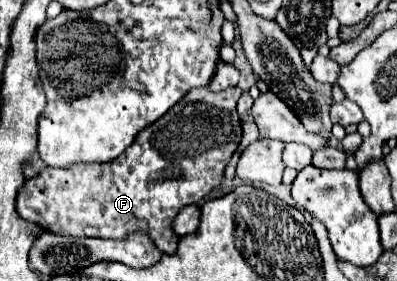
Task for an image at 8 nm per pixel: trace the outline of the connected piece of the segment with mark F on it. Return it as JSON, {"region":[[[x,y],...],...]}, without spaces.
{"region":[[[192,89],[180,105],[174,105],[160,121],[148,125],[136,135],[136,141],[116,161],[108,163],[76,163],[66,169],[46,167],[32,179],[28,179],[16,197],[16,211],[22,219],[36,223],[38,227],[56,235],[74,237],[100,237],[100,239],[124,239],[132,231],[146,231],[162,253],[174,253],[178,235],[172,233],[170,223],[180,209],[196,205],[210,191],[220,187],[224,169],[238,149],[242,129],[236,113],[236,101],[240,89],[224,89],[212,93],[210,89]]]}

